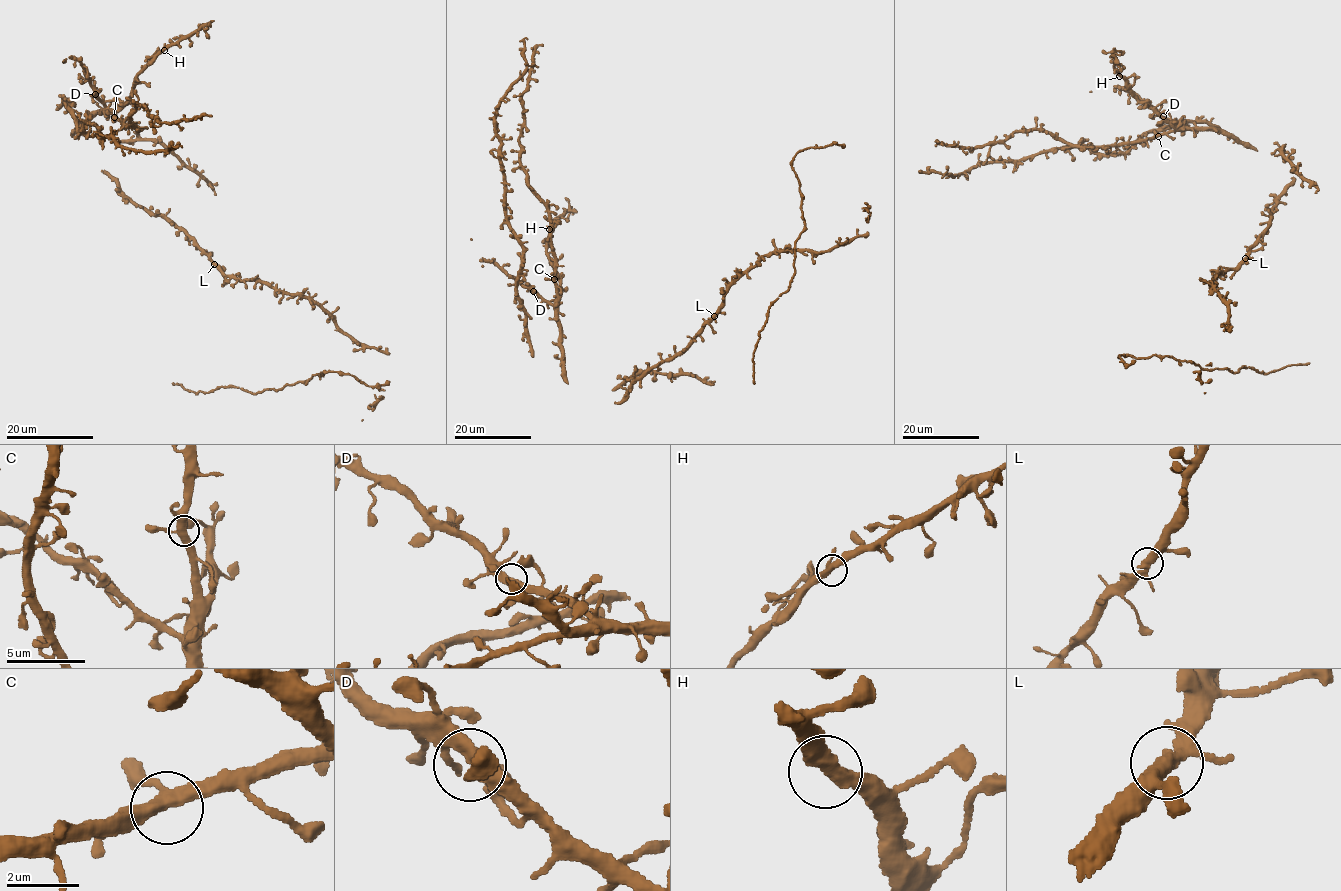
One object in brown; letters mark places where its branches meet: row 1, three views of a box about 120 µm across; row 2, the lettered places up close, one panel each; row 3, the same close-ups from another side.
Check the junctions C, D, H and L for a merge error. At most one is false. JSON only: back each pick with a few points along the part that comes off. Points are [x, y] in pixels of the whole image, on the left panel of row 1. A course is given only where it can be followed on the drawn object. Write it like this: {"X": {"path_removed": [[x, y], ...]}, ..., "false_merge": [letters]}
{"false_merge": []}

